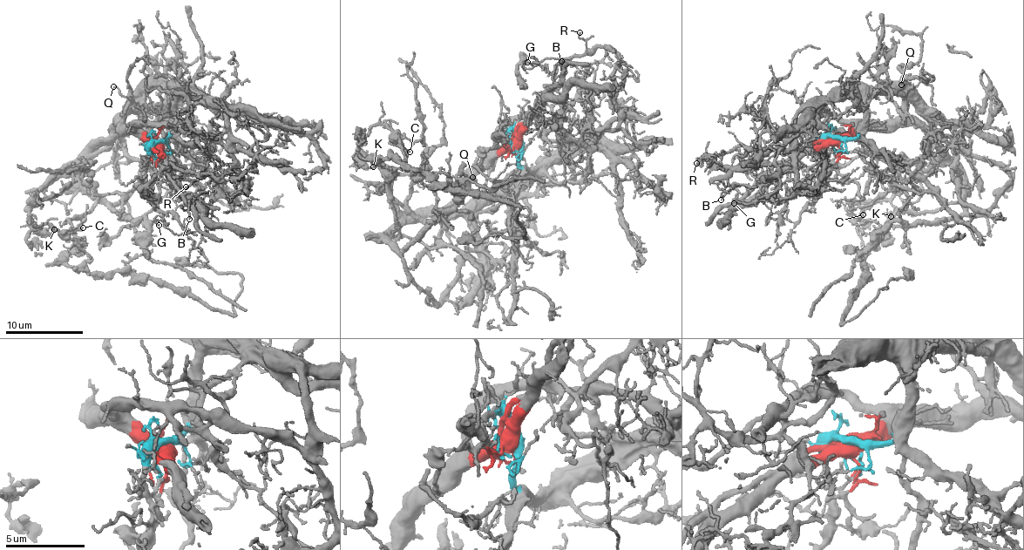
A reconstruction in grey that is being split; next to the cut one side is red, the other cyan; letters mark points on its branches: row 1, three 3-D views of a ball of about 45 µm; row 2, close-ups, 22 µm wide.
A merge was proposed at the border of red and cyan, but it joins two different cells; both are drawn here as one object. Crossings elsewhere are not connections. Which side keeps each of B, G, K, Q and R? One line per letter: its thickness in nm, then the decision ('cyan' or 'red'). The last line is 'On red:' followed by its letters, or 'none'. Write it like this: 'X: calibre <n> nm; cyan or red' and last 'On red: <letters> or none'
B: calibre 90 nm; red
G: calibre 110 nm; red
K: calibre 110 nm; red
Q: calibre 130 nm; red
R: calibre 130 nm; red
On red: B, G, K, Q, R

